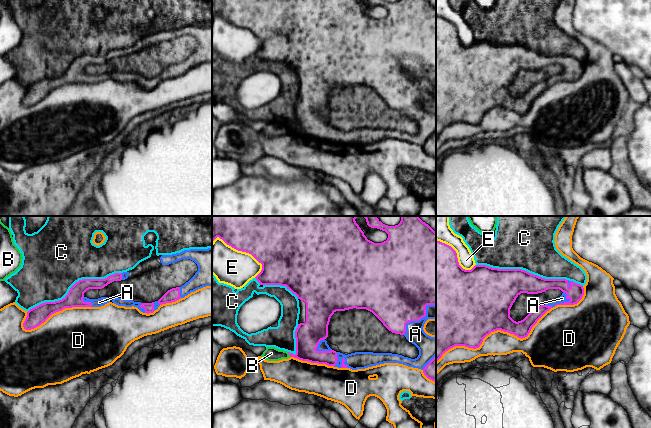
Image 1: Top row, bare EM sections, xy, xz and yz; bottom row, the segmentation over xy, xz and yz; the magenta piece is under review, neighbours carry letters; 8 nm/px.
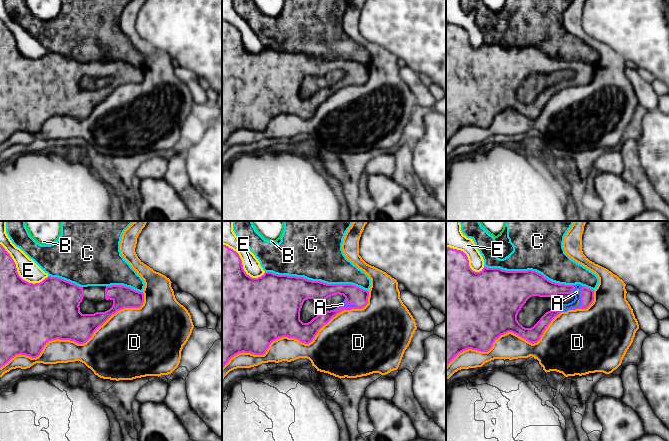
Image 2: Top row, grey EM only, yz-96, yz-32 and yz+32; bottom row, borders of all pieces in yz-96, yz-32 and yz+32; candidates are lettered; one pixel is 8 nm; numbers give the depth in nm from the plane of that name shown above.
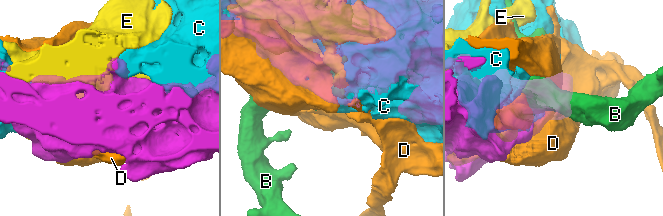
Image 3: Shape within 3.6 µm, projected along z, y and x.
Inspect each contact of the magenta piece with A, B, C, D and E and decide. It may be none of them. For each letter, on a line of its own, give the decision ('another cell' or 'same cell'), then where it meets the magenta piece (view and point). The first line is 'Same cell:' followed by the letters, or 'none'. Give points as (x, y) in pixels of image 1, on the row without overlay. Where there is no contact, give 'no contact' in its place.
Same cell: A
A: same cell; meets magenta in xz at (419, 95)
B: another cell; meets magenta in xz at (289, 130)
C: another cell; meets magenta in xy at (73, 61)
D: another cell; meets magenta in yz at (493, 107)
E: another cell; meets magenta in xz at (240, 26)

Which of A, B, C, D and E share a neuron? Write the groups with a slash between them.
A / B / C / D E

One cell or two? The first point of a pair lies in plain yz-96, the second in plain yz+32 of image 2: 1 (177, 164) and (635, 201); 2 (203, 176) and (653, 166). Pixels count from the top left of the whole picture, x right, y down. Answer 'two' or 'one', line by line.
1: two
2: one

